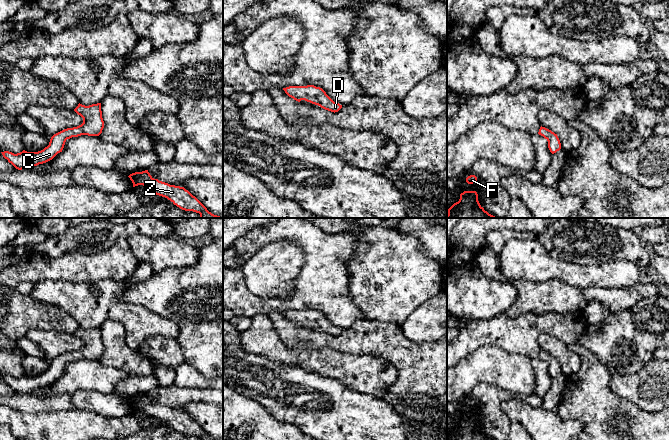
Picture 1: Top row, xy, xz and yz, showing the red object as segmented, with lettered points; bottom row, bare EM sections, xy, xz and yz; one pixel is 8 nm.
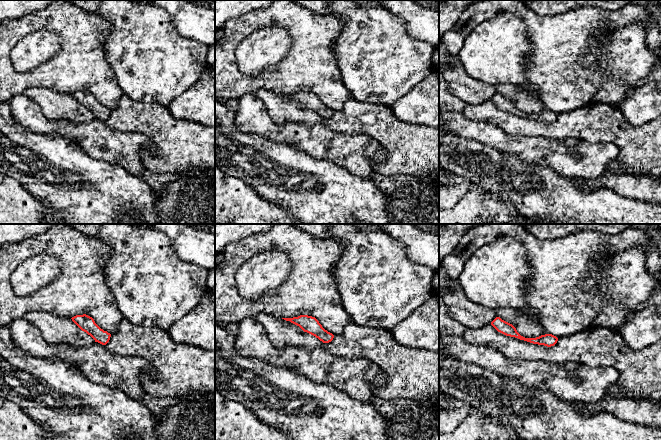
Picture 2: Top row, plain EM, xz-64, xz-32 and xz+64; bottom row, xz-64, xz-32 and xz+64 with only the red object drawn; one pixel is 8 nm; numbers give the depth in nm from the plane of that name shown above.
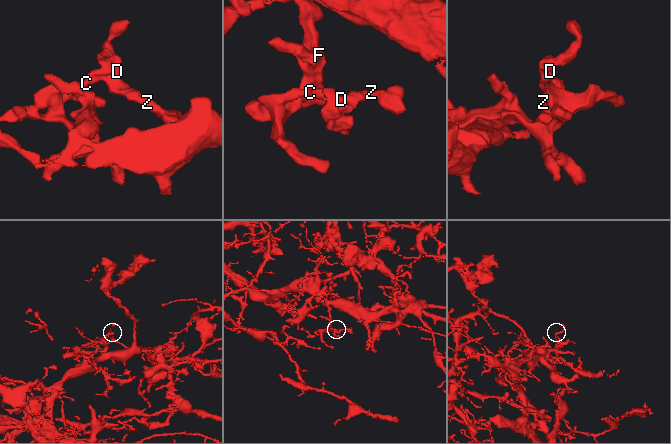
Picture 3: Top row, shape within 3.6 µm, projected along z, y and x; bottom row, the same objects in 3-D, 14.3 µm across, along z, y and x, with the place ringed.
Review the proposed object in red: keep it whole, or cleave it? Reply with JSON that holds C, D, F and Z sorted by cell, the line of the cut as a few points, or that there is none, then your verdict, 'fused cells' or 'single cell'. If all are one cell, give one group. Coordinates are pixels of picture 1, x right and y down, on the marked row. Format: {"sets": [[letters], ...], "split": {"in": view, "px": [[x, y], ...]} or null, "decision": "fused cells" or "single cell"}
{"sets": [["C", "D", "F", "Z"]], "split": null, "decision": "single cell"}

